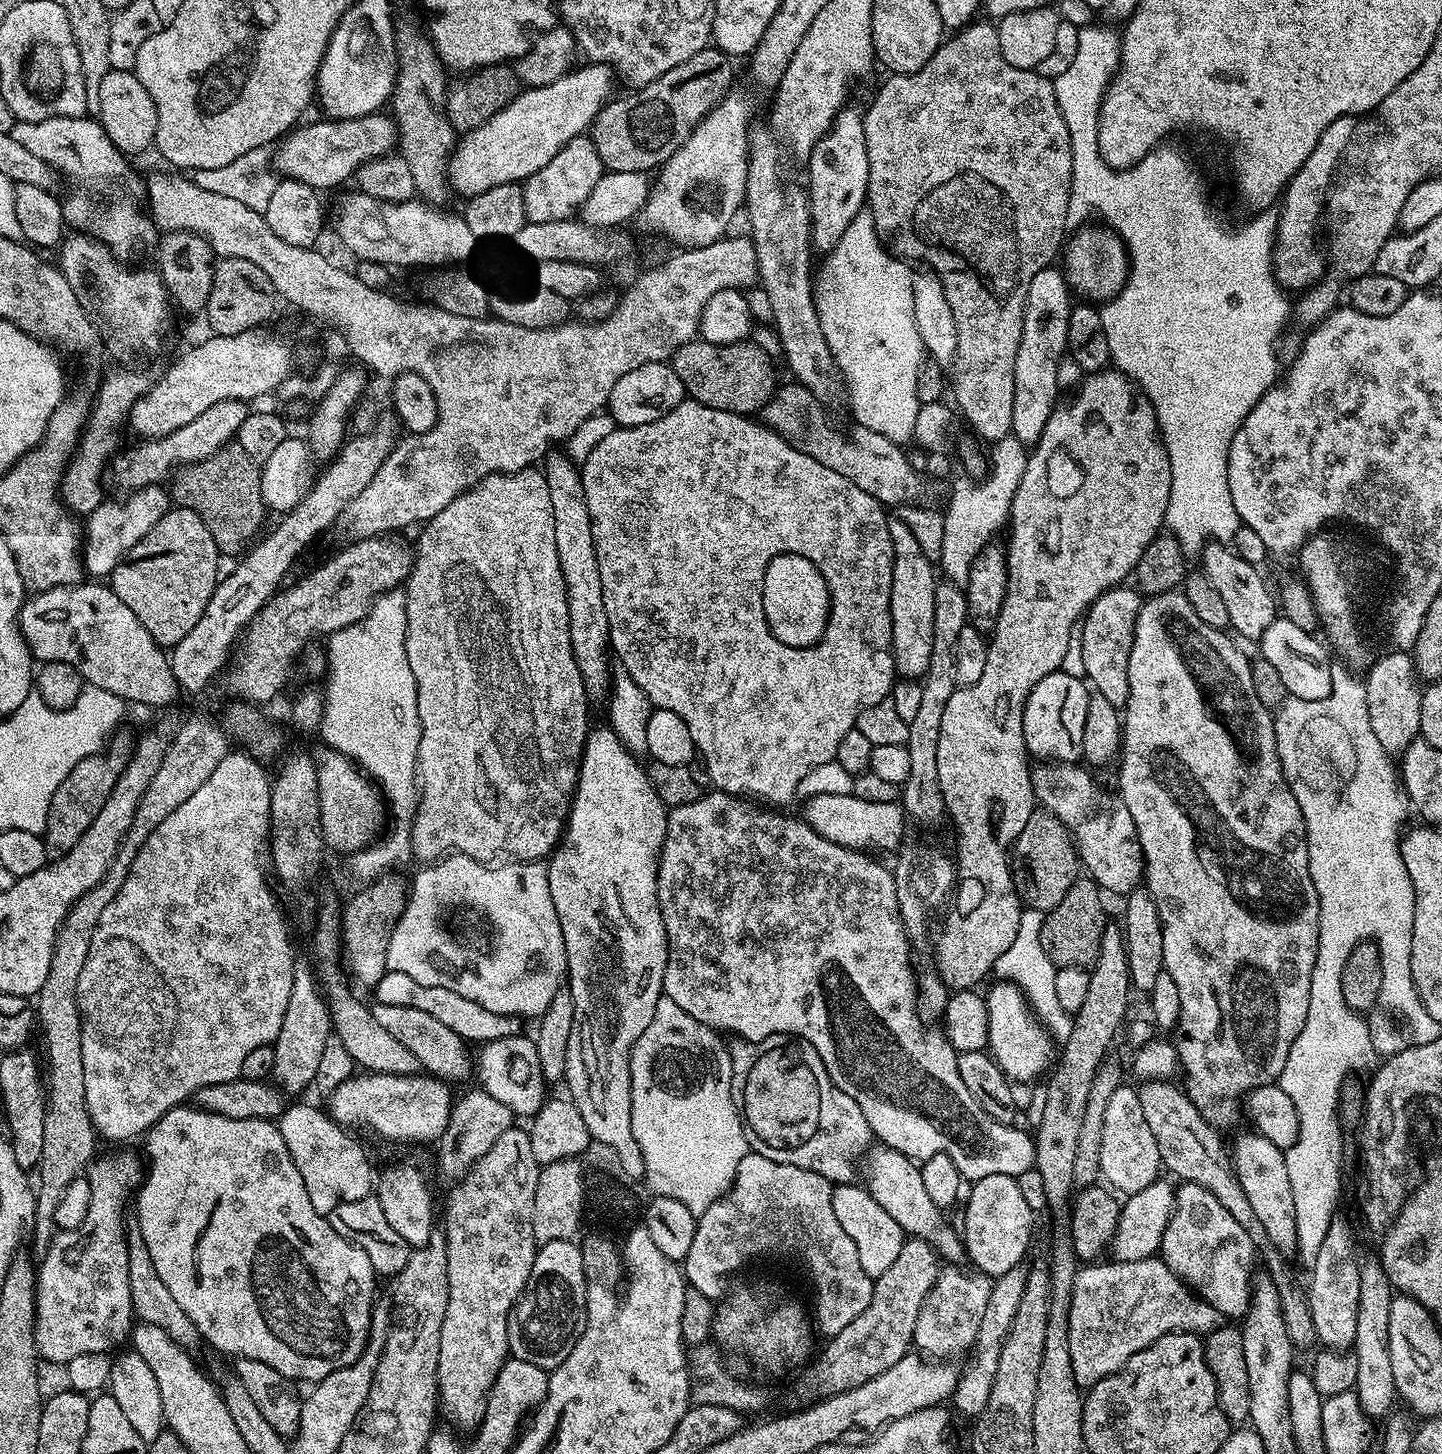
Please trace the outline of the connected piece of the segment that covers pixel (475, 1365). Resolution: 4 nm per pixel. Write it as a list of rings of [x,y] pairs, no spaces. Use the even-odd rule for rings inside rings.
[[[514,1126],[478,1158],[478,1162],[465,1175],[463,1180],[455,1185],[456,1188],[448,1196],[448,1201],[444,1204],[444,1229],[442,1235],[444,1244],[448,1247],[448,1301],[446,1302],[446,1318],[442,1322],[442,1342],[438,1342],[438,1370],[436,1371],[436,1386],[438,1389],[438,1400],[442,1405],[442,1412],[449,1416],[455,1427],[475,1429],[483,1420],[488,1405],[488,1392],[494,1386],[498,1374],[502,1370],[504,1361],[509,1359],[508,1350],[508,1317],[512,1315],[512,1308],[516,1305],[525,1286],[530,1278],[530,1270],[537,1267],[536,1251],[538,1245],[534,1238],[534,1189],[538,1187],[538,1174],[540,1173],[541,1164],[534,1158],[534,1150],[530,1150],[530,1138],[527,1131],[520,1126]]]

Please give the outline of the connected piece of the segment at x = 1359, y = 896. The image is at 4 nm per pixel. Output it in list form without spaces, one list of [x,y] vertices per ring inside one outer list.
[[[1333,675],[1329,696],[1318,698],[1318,702],[1289,698],[1281,708],[1275,709],[1274,719],[1278,758],[1306,822],[1308,869],[1320,899],[1318,954],[1314,958],[1314,974],[1310,974],[1310,1010],[1298,1038],[1294,1038],[1290,1046],[1286,1066],[1278,1081],[1282,1090],[1290,1094],[1300,1118],[1300,1133],[1297,1141],[1285,1151],[1285,1160],[1297,1215],[1297,1253],[1304,1264],[1310,1266],[1326,1238],[1326,1232],[1330,1230],[1330,1222],[1337,1215],[1336,1203],[1340,1200],[1345,1131],[1340,1119],[1340,1093],[1344,1091],[1351,1072],[1371,1069],[1378,1060],[1365,1017],[1346,1006],[1346,998],[1342,998],[1342,970],[1346,970],[1346,962],[1357,944],[1365,943],[1364,932],[1369,932],[1372,938],[1377,932],[1388,932],[1384,940],[1392,940],[1392,932],[1396,932],[1396,960],[1410,960],[1408,924],[1412,924],[1412,887],[1409,887],[1408,876],[1405,876],[1406,862],[1400,853],[1402,829],[1405,827],[1404,819],[1410,813],[1410,801],[1408,793],[1402,790],[1397,771],[1395,774],[1388,761],[1391,760],[1389,752],[1382,750],[1382,742],[1378,742],[1370,726],[1366,690],[1359,675]]]

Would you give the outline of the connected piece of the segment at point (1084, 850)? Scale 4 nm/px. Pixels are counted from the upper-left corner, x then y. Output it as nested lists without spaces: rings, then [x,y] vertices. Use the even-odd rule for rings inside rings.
[[[1040,762],[1033,767],[1032,785],[1036,795],[1036,803],[1041,809],[1047,810],[1063,822],[1076,841],[1076,854],[1087,875],[1100,885],[1105,893],[1113,892],[1119,898],[1127,897],[1129,892],[1141,887],[1144,880],[1144,855],[1140,852],[1140,843],[1136,833],[1134,818],[1130,818],[1130,810],[1126,810],[1119,795],[1103,792],[1096,785],[1096,780],[1088,772],[1087,767],[1079,763],[1057,764],[1055,762]]]

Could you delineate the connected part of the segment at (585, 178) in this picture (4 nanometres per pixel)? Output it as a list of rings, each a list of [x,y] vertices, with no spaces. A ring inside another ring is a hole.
[[[591,135],[570,138],[570,142],[566,142],[566,146],[562,146],[562,150],[558,150],[542,170],[538,170],[538,174],[523,181],[525,221],[558,222],[575,217],[605,171],[602,158],[598,158],[598,150],[594,150]]]

